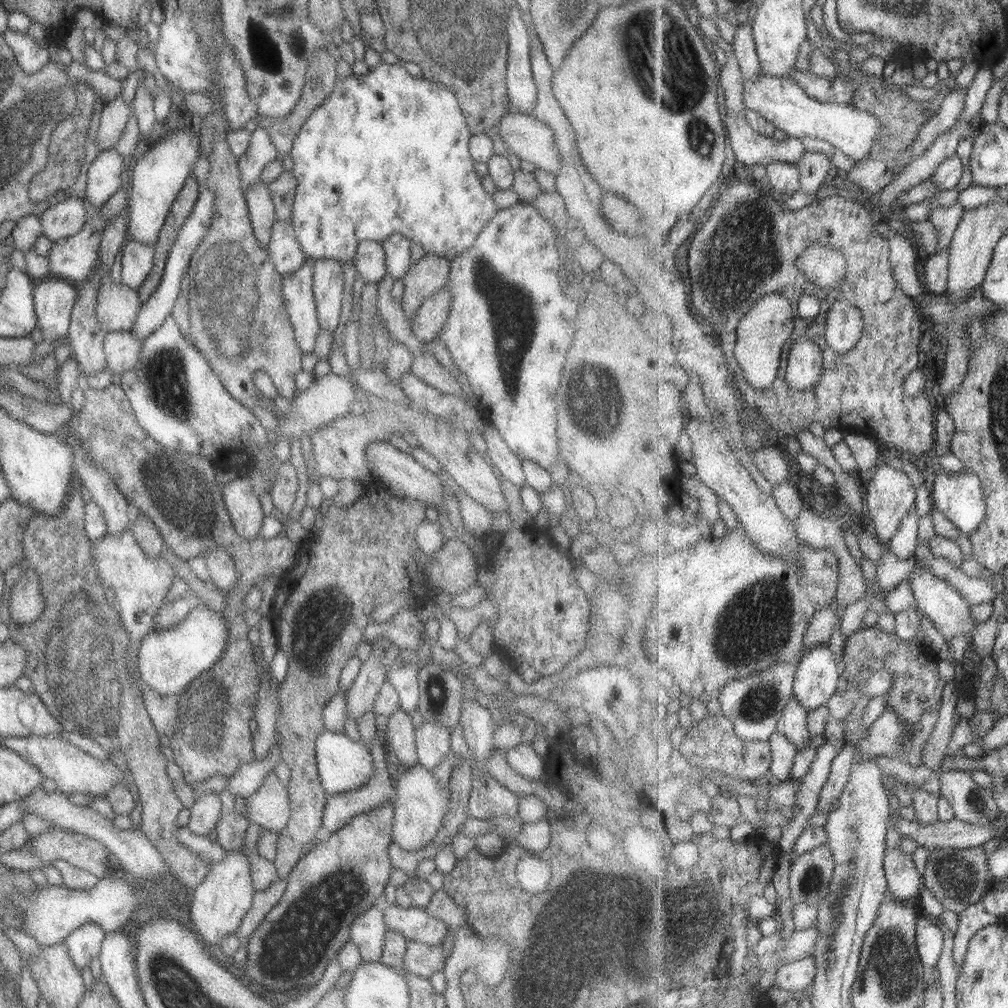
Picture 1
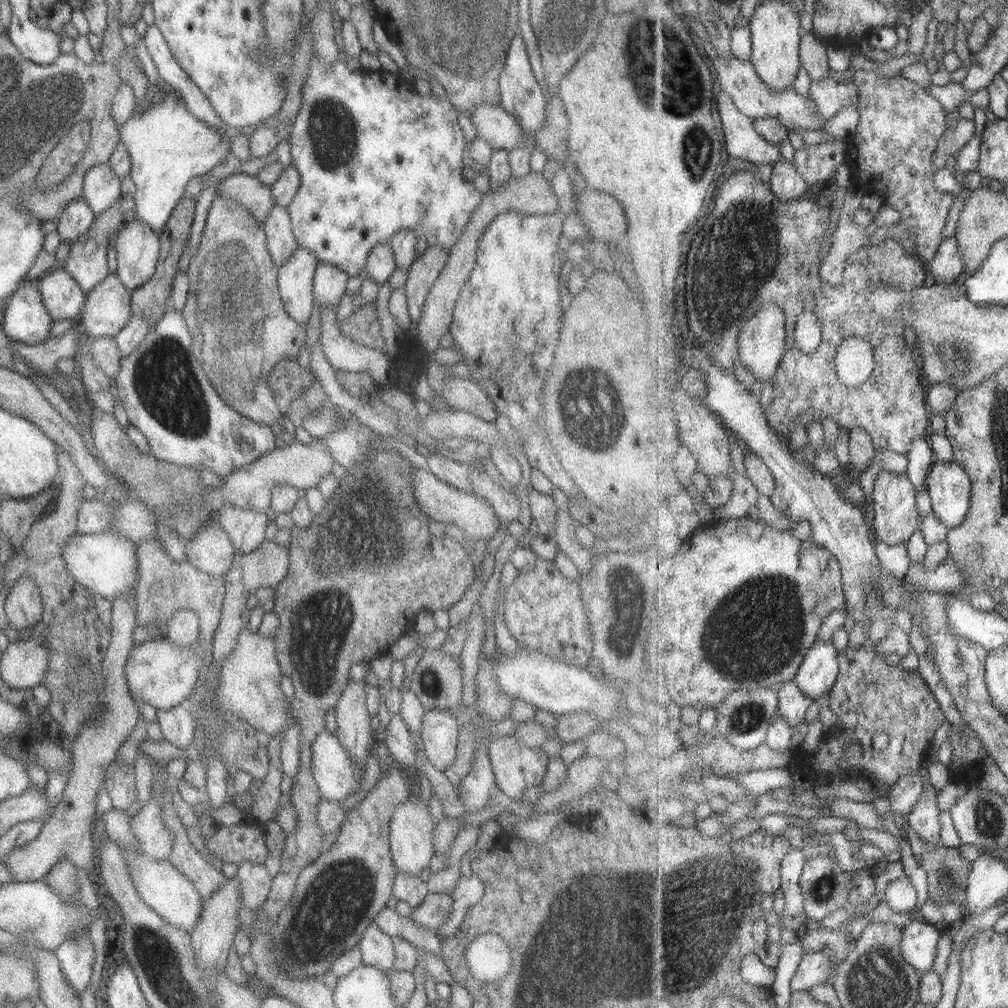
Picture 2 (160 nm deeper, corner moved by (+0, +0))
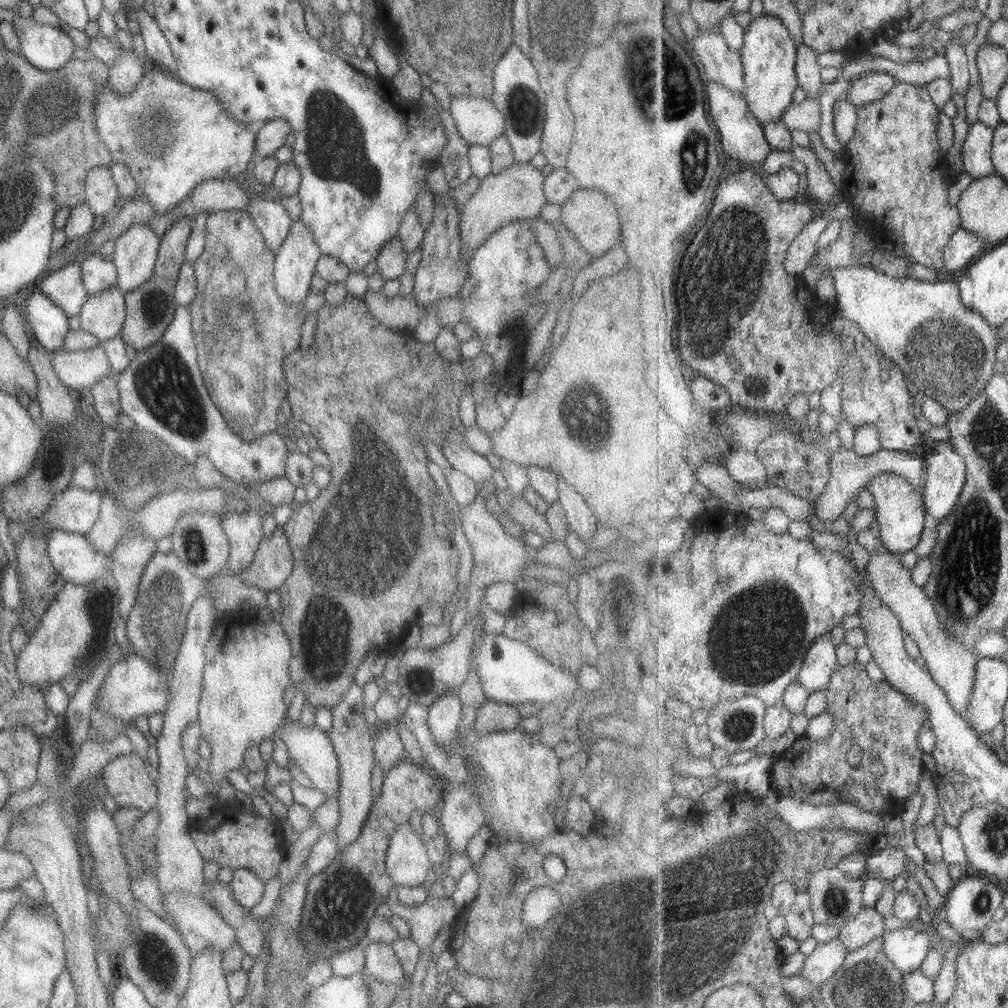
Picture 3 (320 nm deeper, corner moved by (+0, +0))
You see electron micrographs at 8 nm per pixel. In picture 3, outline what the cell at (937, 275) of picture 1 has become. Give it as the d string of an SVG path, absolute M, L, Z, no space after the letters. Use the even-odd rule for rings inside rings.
M963 228L959 229L944 251L945 277L949 277L949 274L955 270L971 266L984 254L985 247L986 240L984 238Z

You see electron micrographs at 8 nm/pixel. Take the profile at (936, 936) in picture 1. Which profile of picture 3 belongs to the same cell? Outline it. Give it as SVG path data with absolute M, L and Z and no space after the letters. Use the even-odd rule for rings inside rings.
M904 925L901 929L886 932L885 953L887 958L903 973L920 970L928 952L933 949L929 933Z

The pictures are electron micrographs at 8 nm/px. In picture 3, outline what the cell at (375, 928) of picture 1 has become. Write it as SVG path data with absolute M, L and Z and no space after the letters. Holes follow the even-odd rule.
M379 942L365 947L363 974L383 984L402 984L405 977L391 946Z

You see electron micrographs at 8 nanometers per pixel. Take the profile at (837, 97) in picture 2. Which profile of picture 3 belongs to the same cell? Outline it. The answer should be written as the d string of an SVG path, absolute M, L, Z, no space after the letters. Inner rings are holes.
M873 70L854 80L850 91L840 100L848 100L858 107L866 105L887 96L898 85L898 81L898 78L892 74Z

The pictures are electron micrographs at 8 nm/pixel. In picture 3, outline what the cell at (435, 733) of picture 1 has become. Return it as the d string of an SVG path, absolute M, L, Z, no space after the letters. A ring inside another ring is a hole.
M447 691L439 695L426 712L426 725L436 747L449 750L461 716L460 700L456 691Z

